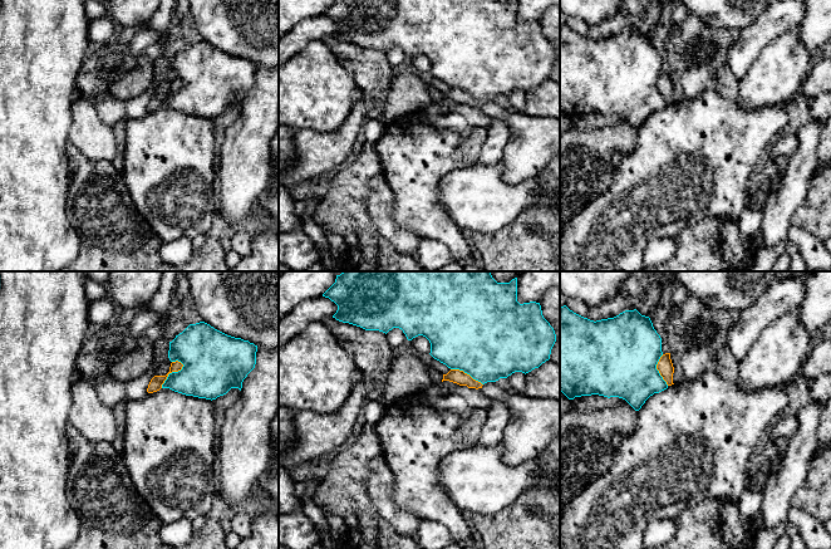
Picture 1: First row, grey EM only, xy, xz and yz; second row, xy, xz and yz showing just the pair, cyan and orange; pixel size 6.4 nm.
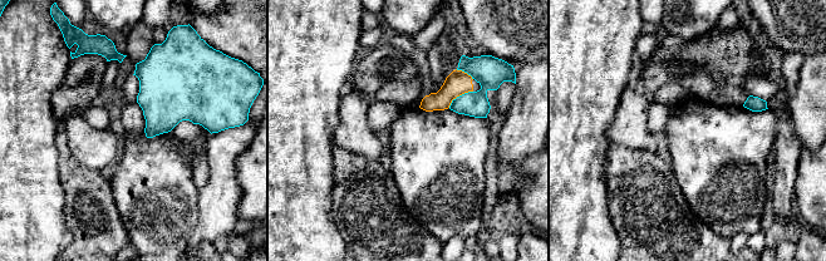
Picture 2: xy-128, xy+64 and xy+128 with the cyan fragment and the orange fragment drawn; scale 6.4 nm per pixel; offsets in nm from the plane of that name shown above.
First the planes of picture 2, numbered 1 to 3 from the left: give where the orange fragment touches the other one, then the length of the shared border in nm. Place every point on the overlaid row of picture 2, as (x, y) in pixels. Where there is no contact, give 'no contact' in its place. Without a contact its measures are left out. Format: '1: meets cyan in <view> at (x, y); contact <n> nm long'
1: no contact
2: meets cyan in xy+64 at (460, 95); contact 190 nm long
3: no contact

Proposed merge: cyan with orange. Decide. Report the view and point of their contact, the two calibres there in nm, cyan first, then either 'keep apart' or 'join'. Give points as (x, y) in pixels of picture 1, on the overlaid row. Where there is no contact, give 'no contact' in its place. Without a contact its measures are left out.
meets cyan in xy at (172, 372); 360 nm thick on the cyan side, 80 nm on the other; keep apart

